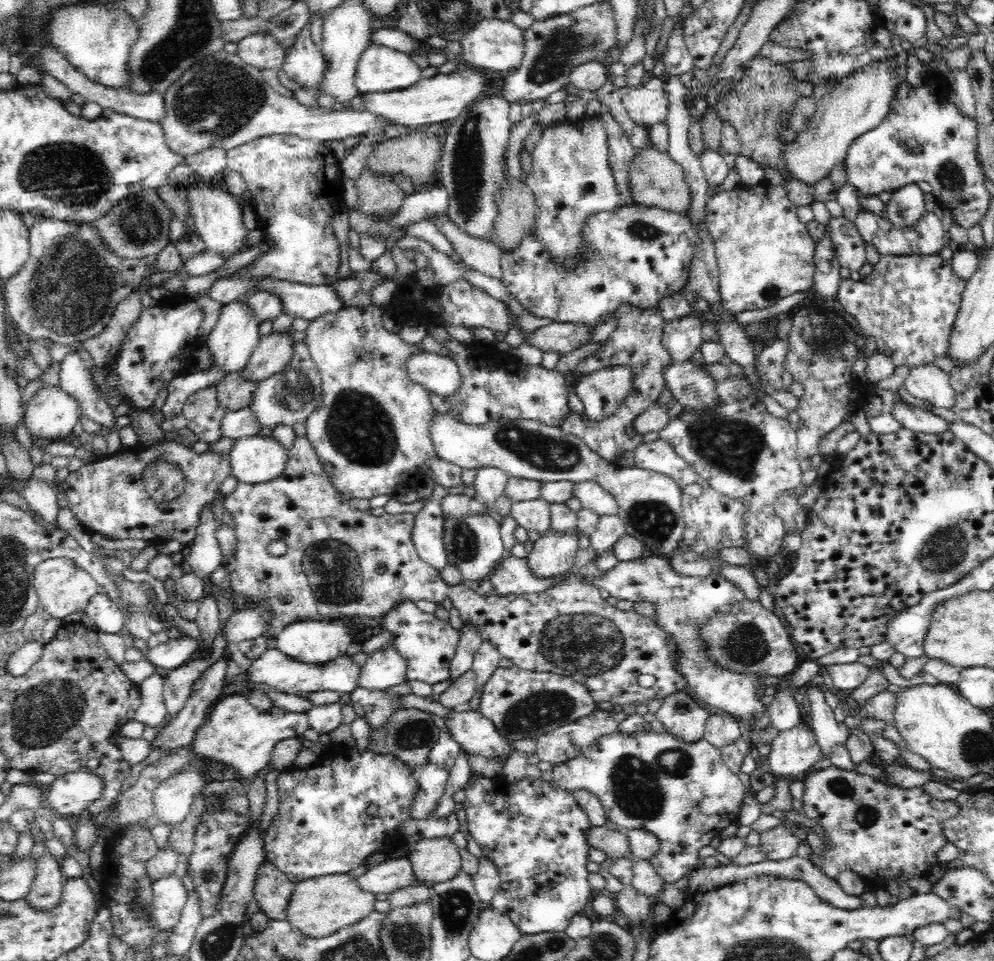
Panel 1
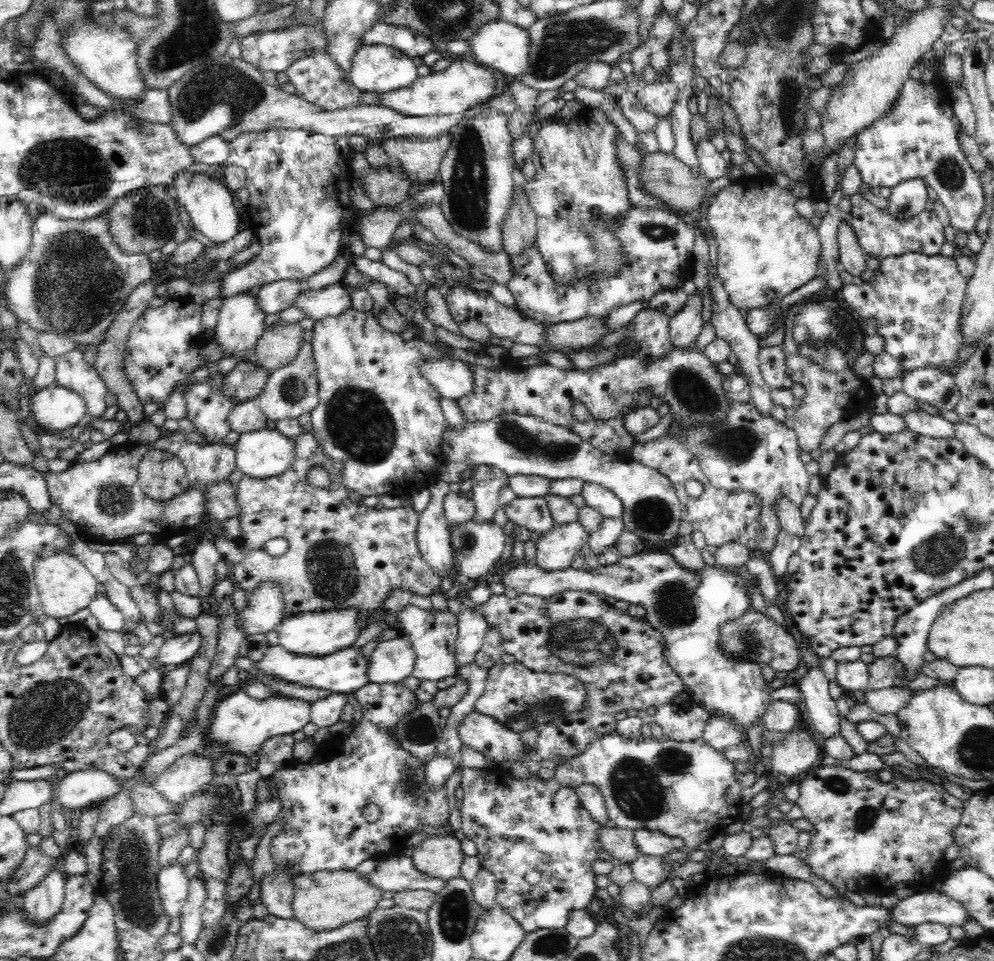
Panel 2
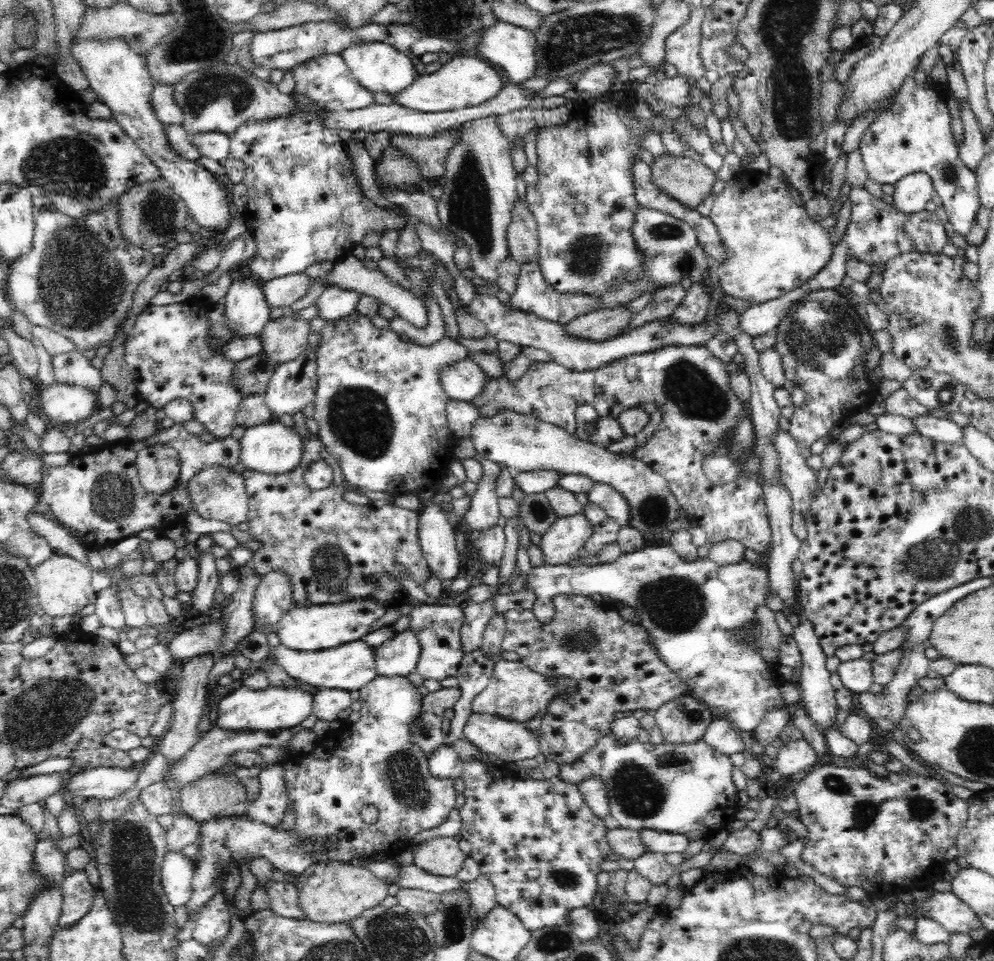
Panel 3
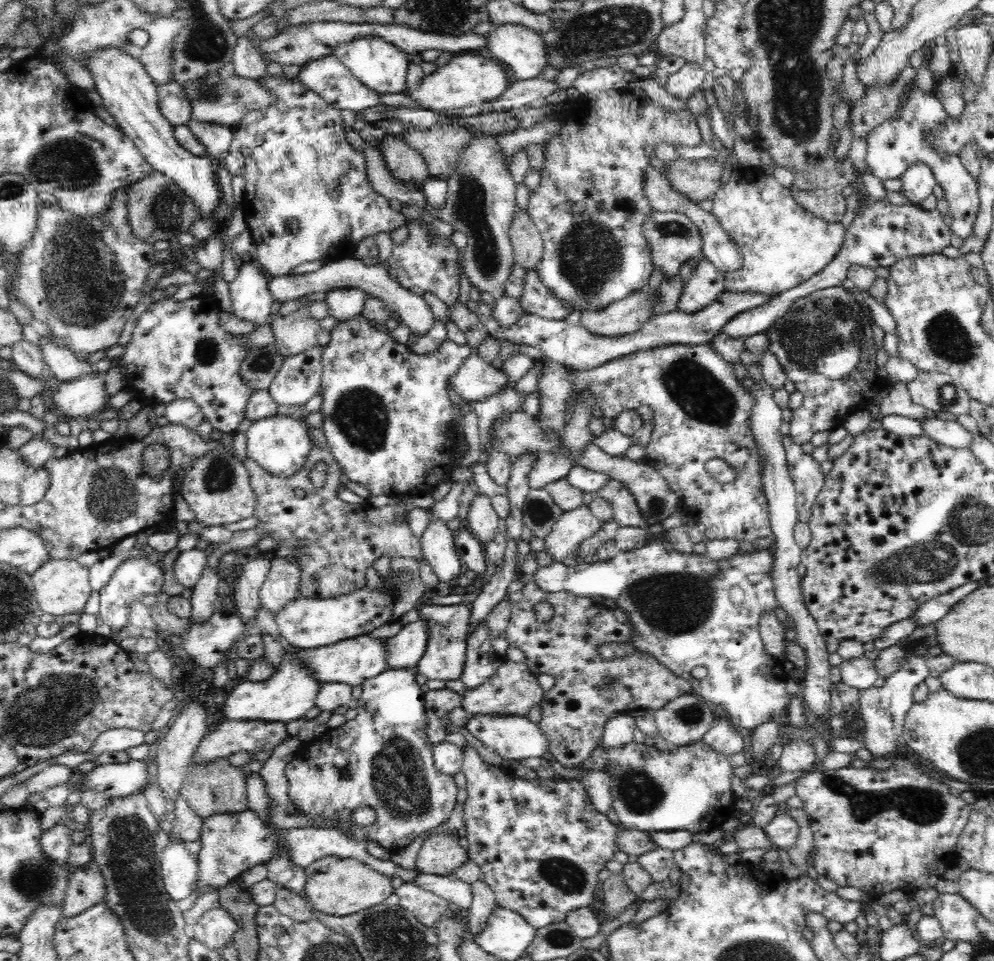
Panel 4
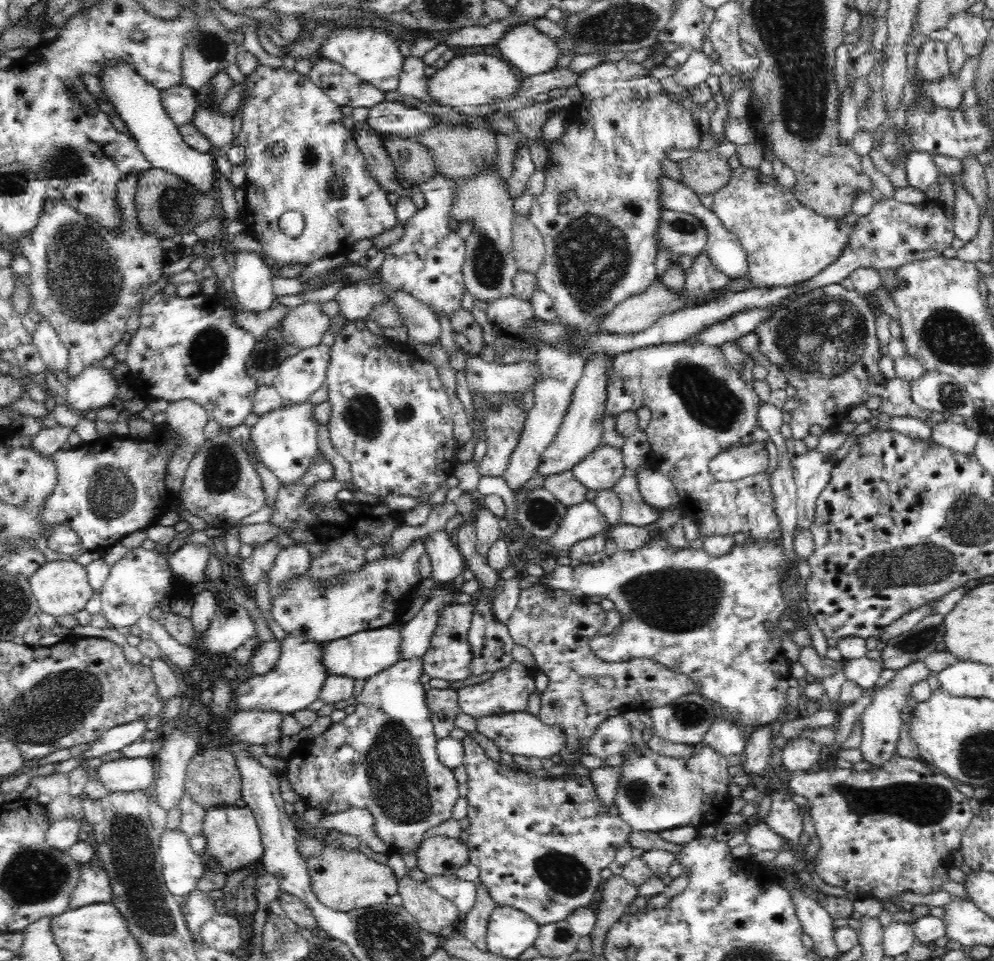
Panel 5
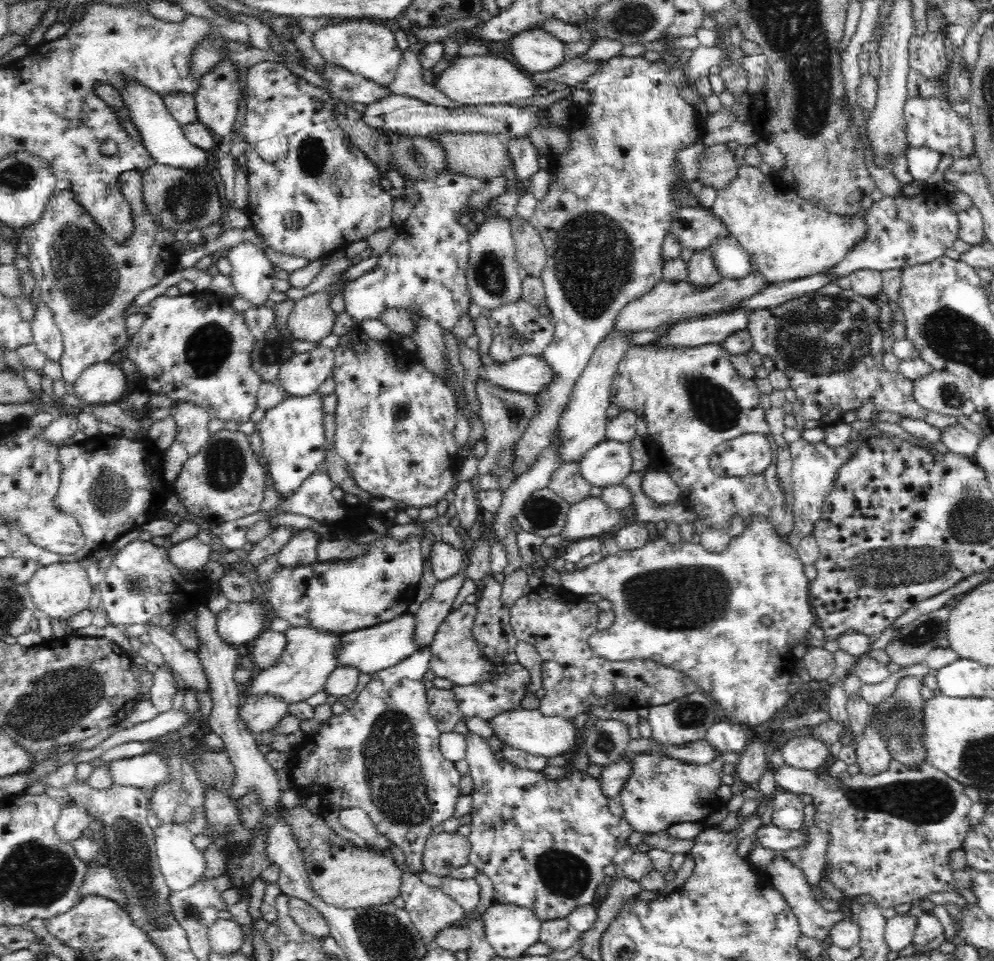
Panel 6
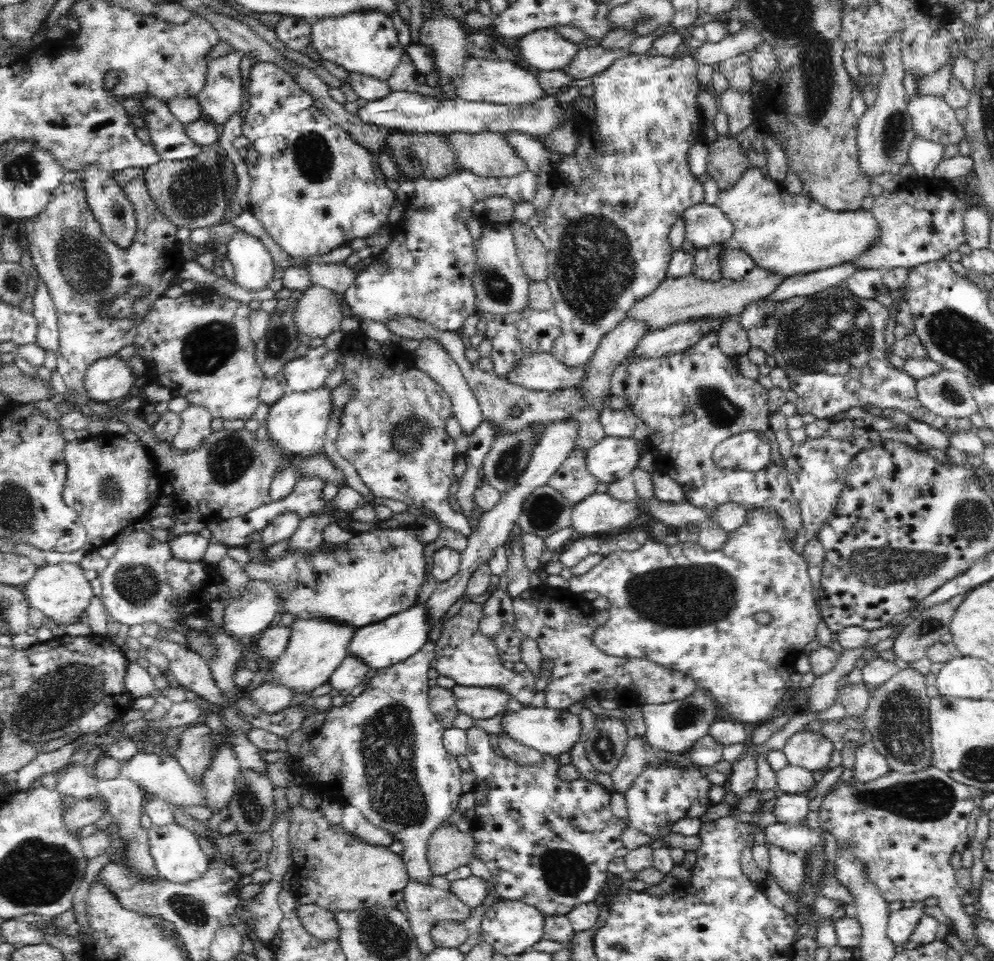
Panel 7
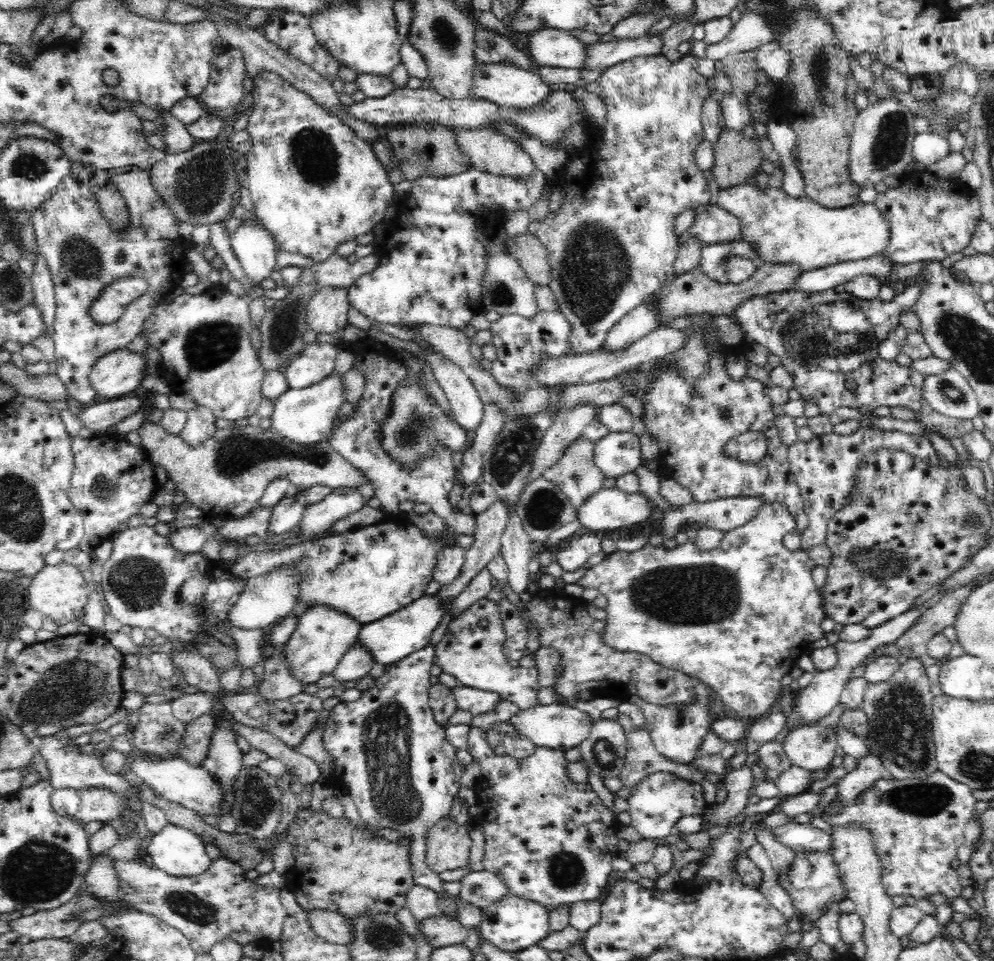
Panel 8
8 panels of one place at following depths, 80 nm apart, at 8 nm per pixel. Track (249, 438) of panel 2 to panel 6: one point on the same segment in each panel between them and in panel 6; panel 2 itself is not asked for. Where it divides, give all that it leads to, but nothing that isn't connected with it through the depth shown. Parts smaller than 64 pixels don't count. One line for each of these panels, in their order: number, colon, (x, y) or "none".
3: (273, 448)
4: (280, 445)
5: (286, 441)
6: (292, 433)

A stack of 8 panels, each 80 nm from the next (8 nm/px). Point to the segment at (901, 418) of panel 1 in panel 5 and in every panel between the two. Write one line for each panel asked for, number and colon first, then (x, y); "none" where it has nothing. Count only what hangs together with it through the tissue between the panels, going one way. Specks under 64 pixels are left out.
2: (920, 422)
3: (938, 429)
4: (952, 434)
5: (957, 437)

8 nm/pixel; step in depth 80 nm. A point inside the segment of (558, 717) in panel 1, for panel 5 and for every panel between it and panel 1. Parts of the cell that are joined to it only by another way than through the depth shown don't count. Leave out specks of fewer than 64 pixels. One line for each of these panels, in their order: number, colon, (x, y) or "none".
2: (520, 698)
3: (515, 692)
4: (513, 689)
5: (507, 691)

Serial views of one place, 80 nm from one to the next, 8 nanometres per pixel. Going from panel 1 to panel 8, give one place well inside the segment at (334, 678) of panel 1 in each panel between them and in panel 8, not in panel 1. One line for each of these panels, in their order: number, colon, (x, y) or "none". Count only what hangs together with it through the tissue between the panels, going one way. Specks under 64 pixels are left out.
2: (346, 670)
3: (350, 666)
4: (352, 661)
5: (361, 655)
6: (370, 650)
7: (380, 645)
8: (391, 638)

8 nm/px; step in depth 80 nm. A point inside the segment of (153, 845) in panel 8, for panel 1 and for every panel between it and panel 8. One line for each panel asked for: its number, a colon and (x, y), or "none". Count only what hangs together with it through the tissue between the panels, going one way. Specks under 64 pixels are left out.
1: (169, 895)
2: (173, 883)
3: (177, 870)
4: (179, 870)
5: (182, 867)
6: (181, 863)
7: (176, 851)

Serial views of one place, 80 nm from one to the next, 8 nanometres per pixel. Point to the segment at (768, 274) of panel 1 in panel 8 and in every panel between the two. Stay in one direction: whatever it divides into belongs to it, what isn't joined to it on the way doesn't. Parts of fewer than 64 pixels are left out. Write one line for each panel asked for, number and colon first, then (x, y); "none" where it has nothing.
2: (766, 250)
3: (774, 246)
4: (782, 245)
5: (786, 243)
6: (787, 238)
7: (789, 234)
8: (783, 229)

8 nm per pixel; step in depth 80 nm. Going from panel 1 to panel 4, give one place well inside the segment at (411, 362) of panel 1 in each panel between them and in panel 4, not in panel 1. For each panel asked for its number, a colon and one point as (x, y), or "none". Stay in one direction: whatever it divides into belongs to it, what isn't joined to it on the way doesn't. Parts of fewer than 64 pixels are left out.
2: (453, 379)
3: (464, 381)
4: (475, 379)

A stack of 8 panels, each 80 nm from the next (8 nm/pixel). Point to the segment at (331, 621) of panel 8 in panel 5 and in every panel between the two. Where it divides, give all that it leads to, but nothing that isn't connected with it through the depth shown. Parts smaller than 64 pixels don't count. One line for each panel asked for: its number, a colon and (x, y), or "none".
5: (296, 680)
6: (302, 669)
7: (316, 647)

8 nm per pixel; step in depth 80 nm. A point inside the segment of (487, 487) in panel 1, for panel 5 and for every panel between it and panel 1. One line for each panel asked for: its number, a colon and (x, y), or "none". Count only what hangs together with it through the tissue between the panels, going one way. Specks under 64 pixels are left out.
2: (488, 481)
3: (483, 512)
4: (483, 521)
5: (487, 530)

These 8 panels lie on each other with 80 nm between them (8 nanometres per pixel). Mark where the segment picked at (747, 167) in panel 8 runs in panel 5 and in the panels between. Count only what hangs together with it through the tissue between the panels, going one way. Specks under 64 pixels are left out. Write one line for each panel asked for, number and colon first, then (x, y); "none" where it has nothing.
5: (705, 172)
6: (718, 163)
7: (726, 162)

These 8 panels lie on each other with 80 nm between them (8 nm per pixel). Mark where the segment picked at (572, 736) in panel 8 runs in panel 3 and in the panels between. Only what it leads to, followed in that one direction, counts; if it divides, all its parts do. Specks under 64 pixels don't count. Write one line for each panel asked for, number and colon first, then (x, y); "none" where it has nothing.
3: (509, 740)
4: (514, 737)
5: (522, 733)
6: (524, 729)
7: (549, 731)

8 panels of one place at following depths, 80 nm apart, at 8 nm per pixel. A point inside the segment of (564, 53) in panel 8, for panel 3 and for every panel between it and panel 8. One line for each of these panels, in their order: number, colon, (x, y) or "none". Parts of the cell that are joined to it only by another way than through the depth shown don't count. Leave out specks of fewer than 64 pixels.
3: (513, 48)
4: (523, 50)
5: (524, 47)
6: (536, 51)
7: (545, 49)

